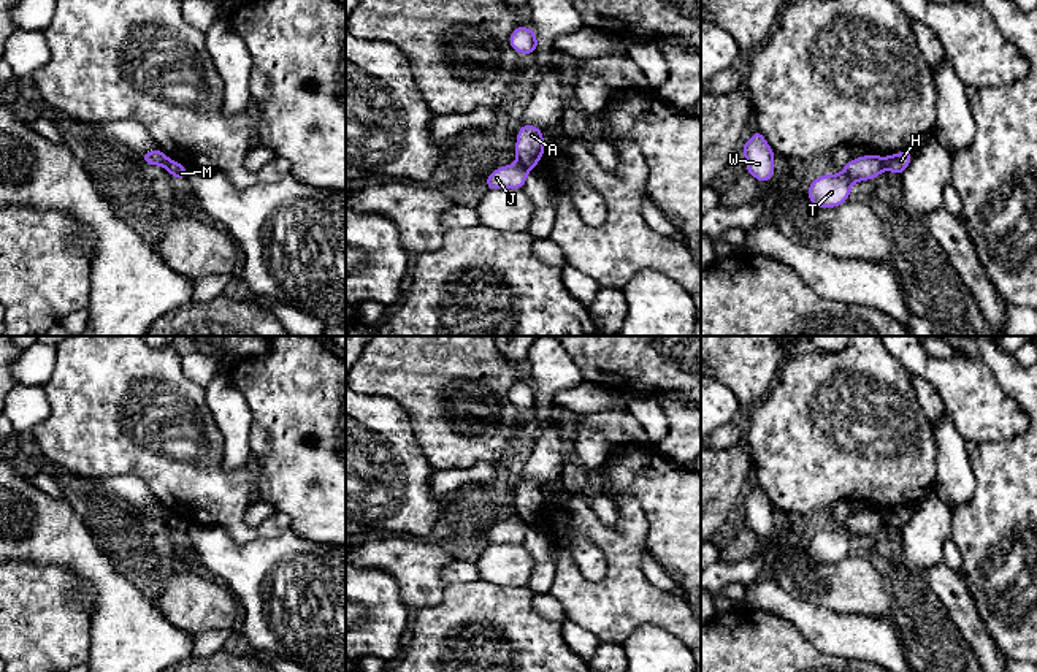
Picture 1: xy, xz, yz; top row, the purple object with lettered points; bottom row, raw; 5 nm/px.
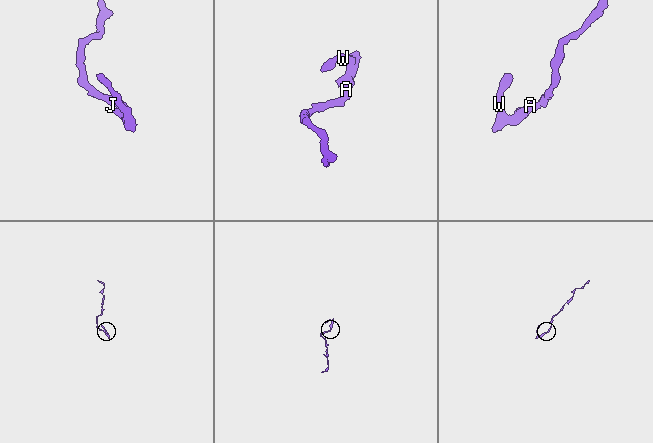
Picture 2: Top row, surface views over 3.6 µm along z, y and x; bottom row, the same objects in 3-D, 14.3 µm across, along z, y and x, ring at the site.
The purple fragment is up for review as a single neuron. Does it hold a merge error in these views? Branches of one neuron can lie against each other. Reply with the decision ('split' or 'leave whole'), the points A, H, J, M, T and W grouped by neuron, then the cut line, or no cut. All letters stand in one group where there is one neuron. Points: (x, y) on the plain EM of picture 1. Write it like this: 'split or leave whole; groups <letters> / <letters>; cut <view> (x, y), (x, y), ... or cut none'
split; groups A M T W / H J; cut xz (519, 517), (528, 525)

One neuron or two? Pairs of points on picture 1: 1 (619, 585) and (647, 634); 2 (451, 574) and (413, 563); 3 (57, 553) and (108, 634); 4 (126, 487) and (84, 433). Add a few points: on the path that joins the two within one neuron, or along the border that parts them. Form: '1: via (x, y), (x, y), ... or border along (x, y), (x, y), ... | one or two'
1: border along (676, 636), (650, 623), (641, 623), (622, 644) | two
2: border along (452, 558), (443, 569), (444, 585) | two
3: via (81, 565), (108, 591), (108, 610) | one
4: border along (99, 477), (138, 476), (153, 493) | two

